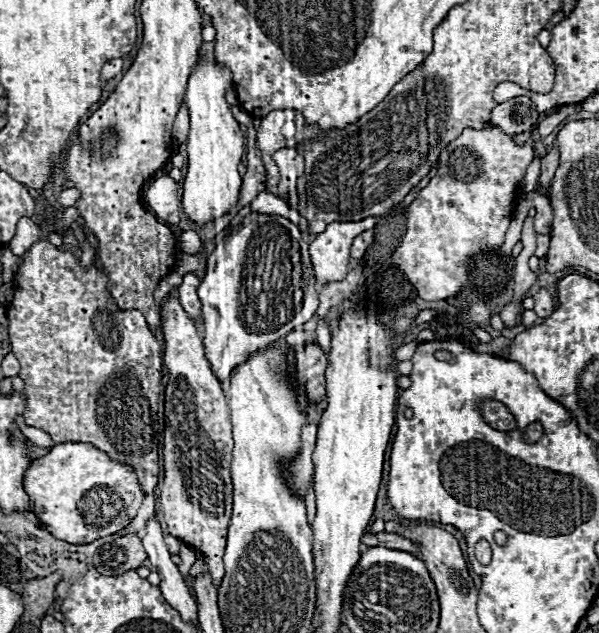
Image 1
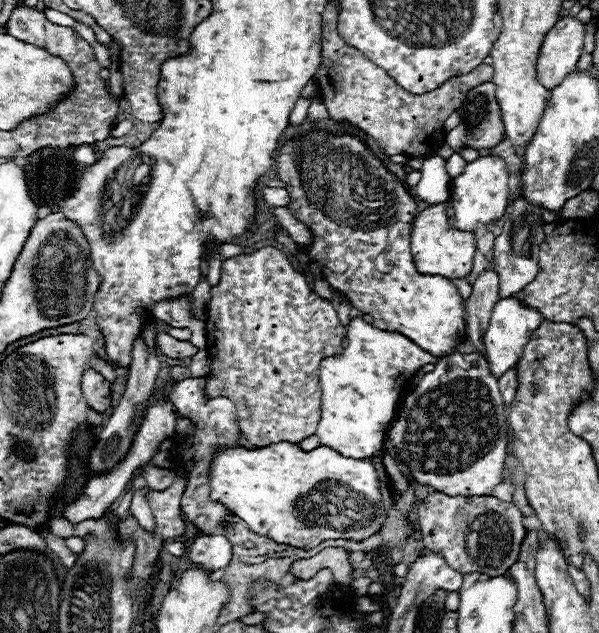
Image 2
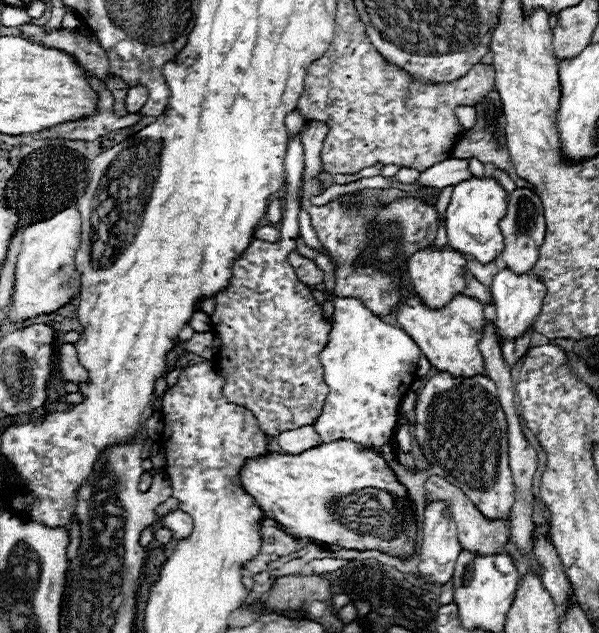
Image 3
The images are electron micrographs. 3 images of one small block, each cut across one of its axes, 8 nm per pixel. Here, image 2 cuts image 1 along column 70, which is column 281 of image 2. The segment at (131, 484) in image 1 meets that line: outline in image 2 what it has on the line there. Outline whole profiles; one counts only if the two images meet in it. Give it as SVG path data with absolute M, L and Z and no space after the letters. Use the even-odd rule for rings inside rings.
M290 442L254 450L218 448L210 462L210 498L244 520L252 532L304 550L324 540L364 540L376 534L384 520L372 462L338 456L326 446L310 452Z

